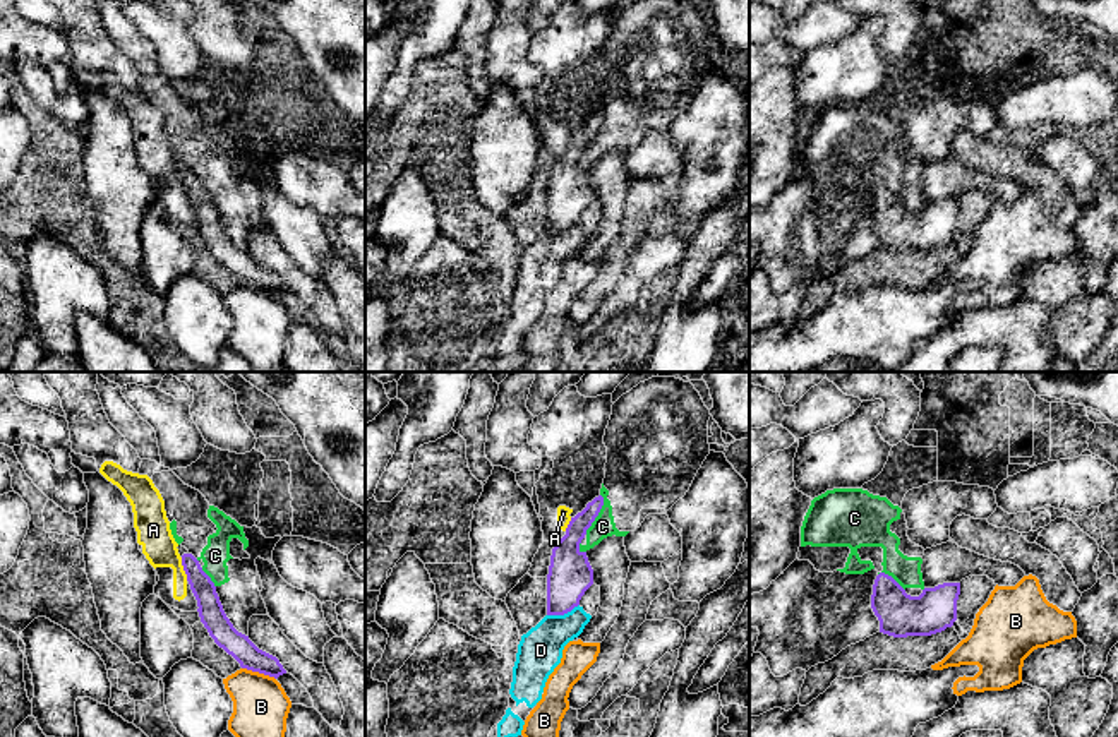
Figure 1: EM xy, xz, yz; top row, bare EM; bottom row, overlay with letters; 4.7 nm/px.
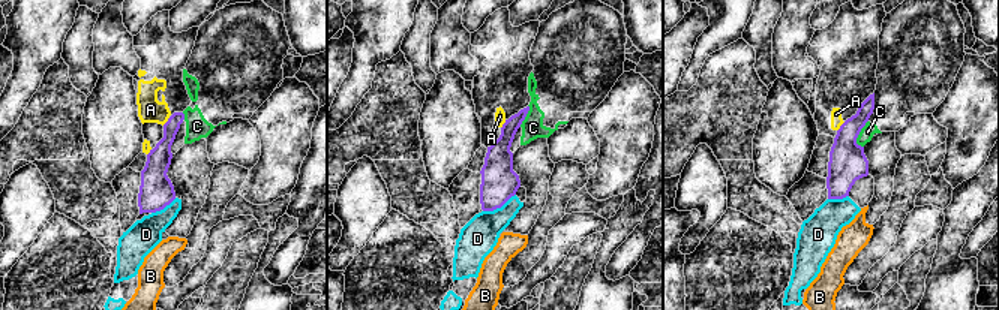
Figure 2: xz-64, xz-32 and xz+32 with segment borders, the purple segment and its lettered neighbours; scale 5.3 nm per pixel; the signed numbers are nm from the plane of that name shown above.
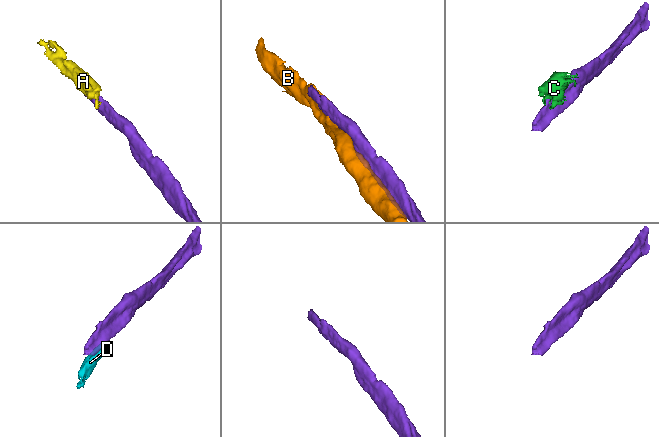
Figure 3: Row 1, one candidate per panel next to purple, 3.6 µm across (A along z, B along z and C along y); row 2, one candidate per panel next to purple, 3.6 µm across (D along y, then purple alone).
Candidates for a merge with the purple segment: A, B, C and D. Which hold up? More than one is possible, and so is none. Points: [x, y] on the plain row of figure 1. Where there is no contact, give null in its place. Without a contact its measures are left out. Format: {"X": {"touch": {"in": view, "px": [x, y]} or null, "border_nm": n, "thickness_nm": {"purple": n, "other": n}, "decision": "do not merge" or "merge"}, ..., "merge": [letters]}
{"A": {"touch": {"in": "xy", "px": [184, 185]}, "border_nm": 120, "thickness_nm": {"purple": 120, "other": 160}, "decision": "do not merge"}, "B": {"touch": {"in": "xy", "px": [259, 288]}, "border_nm": 170, "thickness_nm": {"purple": 120, "other": 260}, "decision": "do not merge"}, "C": {"touch": {"in": "xz", "px": [597, 131]}, "border_nm": 200, "thickness_nm": {"purple": 140, "other": 100}, "decision": "do not merge"}, "D": {"touch": {"in": "xz", "px": [563, 230]}, "border_nm": 160, "thickness_nm": {"purple": 200, "other": 200}, "decision": "do not merge"}, "merge": []}

